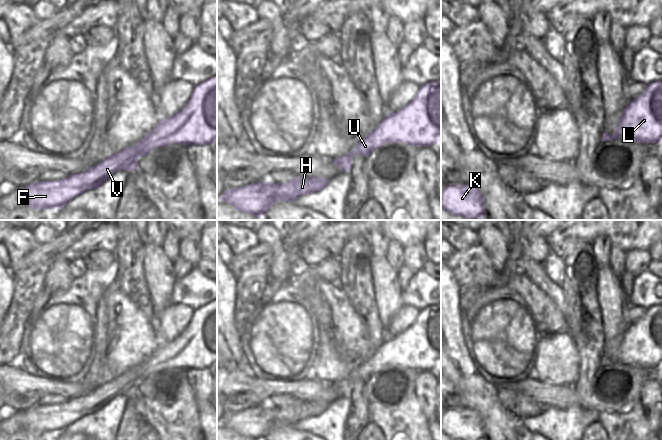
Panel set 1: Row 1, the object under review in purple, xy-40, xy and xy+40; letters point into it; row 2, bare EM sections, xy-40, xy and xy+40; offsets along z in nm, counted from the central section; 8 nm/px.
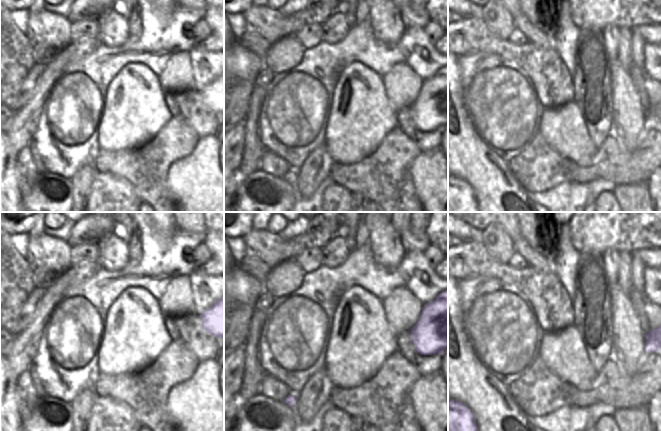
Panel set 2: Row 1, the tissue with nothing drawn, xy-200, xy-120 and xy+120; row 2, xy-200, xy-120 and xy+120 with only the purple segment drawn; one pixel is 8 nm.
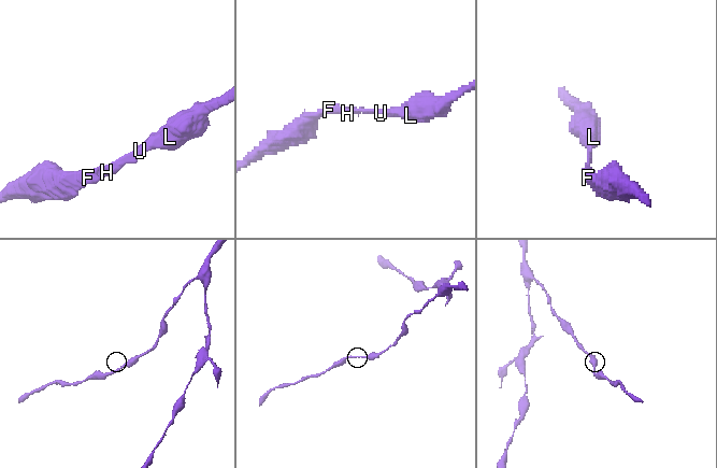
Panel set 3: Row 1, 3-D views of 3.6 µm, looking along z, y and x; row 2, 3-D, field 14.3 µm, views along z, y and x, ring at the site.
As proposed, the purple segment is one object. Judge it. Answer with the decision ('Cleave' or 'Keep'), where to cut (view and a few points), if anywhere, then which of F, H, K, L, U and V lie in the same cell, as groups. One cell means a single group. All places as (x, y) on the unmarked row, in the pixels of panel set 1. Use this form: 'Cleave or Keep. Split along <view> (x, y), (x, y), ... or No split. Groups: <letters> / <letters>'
Keep. No split. Groups: F H K L U V.

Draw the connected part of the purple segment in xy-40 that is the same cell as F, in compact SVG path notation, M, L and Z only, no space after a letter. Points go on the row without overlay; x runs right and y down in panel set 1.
M217 299L194 310L185 330L168 343L161 343L157 350L138 367L118 377L113 377L94 391L76 399L69 399L58 405L36 405L23 411L23 426L36 435L61 433L78 419L96 413L107 405L116 395L135 395L137 384L150 375L178 367L180 369L206 369L217 363Z

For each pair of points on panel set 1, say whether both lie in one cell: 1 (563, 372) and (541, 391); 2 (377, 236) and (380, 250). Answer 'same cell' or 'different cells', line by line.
1: different cells
2: same cell

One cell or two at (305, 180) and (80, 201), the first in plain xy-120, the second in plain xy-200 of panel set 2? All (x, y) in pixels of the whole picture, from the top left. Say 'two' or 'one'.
one

